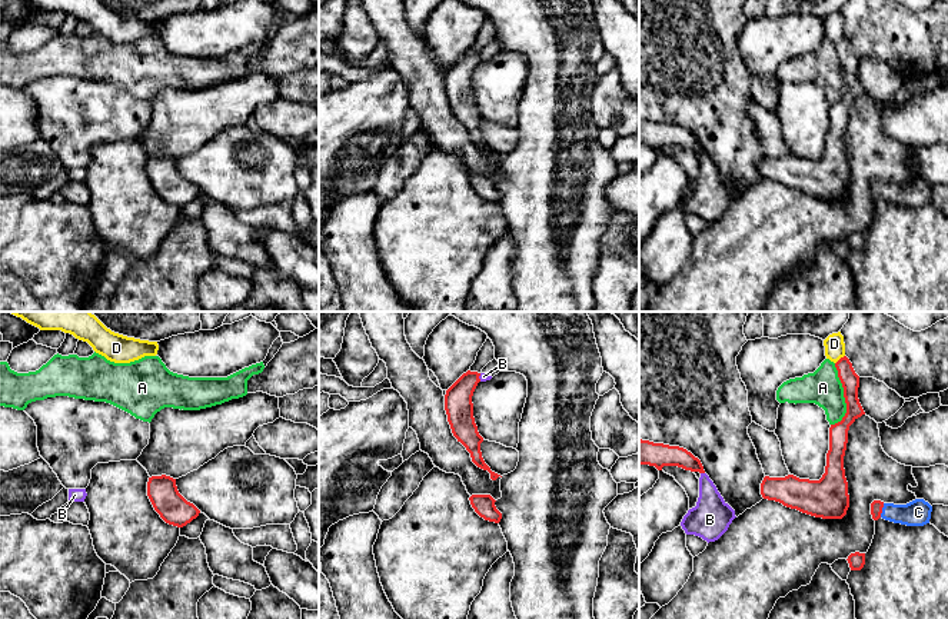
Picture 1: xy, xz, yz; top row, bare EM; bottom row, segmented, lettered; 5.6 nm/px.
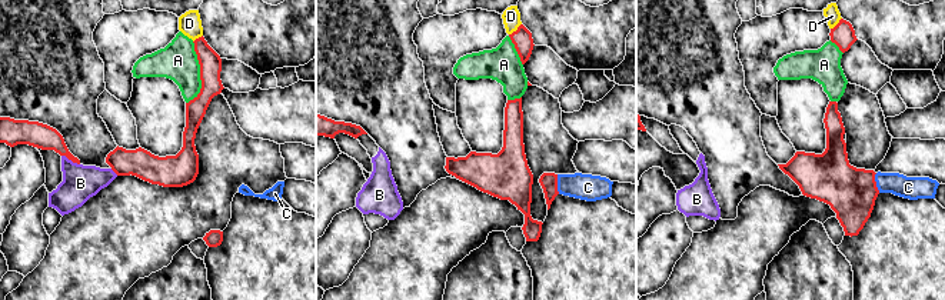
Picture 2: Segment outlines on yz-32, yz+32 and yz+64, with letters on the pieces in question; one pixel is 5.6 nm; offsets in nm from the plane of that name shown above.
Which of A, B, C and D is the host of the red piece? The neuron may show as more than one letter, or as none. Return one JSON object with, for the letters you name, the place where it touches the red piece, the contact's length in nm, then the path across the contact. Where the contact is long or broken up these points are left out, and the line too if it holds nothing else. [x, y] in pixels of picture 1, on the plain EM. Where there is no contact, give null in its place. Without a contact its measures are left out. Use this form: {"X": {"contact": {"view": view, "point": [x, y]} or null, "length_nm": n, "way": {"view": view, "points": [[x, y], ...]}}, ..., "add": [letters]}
{"C": {"contact": {"view": "yz", "point": [881, 190]}, "length_nm": 80, "way": {"view": "yz", "points": [[877, 186], [881, 190], [918, 192]]}}, "add": ["C"]}

